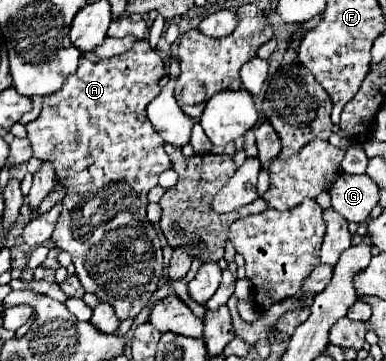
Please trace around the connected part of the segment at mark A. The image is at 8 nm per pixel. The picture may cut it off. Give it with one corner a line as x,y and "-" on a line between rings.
136,41
130,51
102,59
100,63
80,57
76,73
64,81
58,93
44,97
40,117
26,125
34,157
50,161
58,183
66,187
64,209
52,241
60,251
72,255
76,275
86,293
94,293
100,301
110,303
120,321
134,319
146,307
162,279
162,245
154,225
146,217
146,195
158,185
158,175
170,169
170,159
164,151
162,137
146,117
146,107
160,93
158,83
164,75
164,61
148,41

